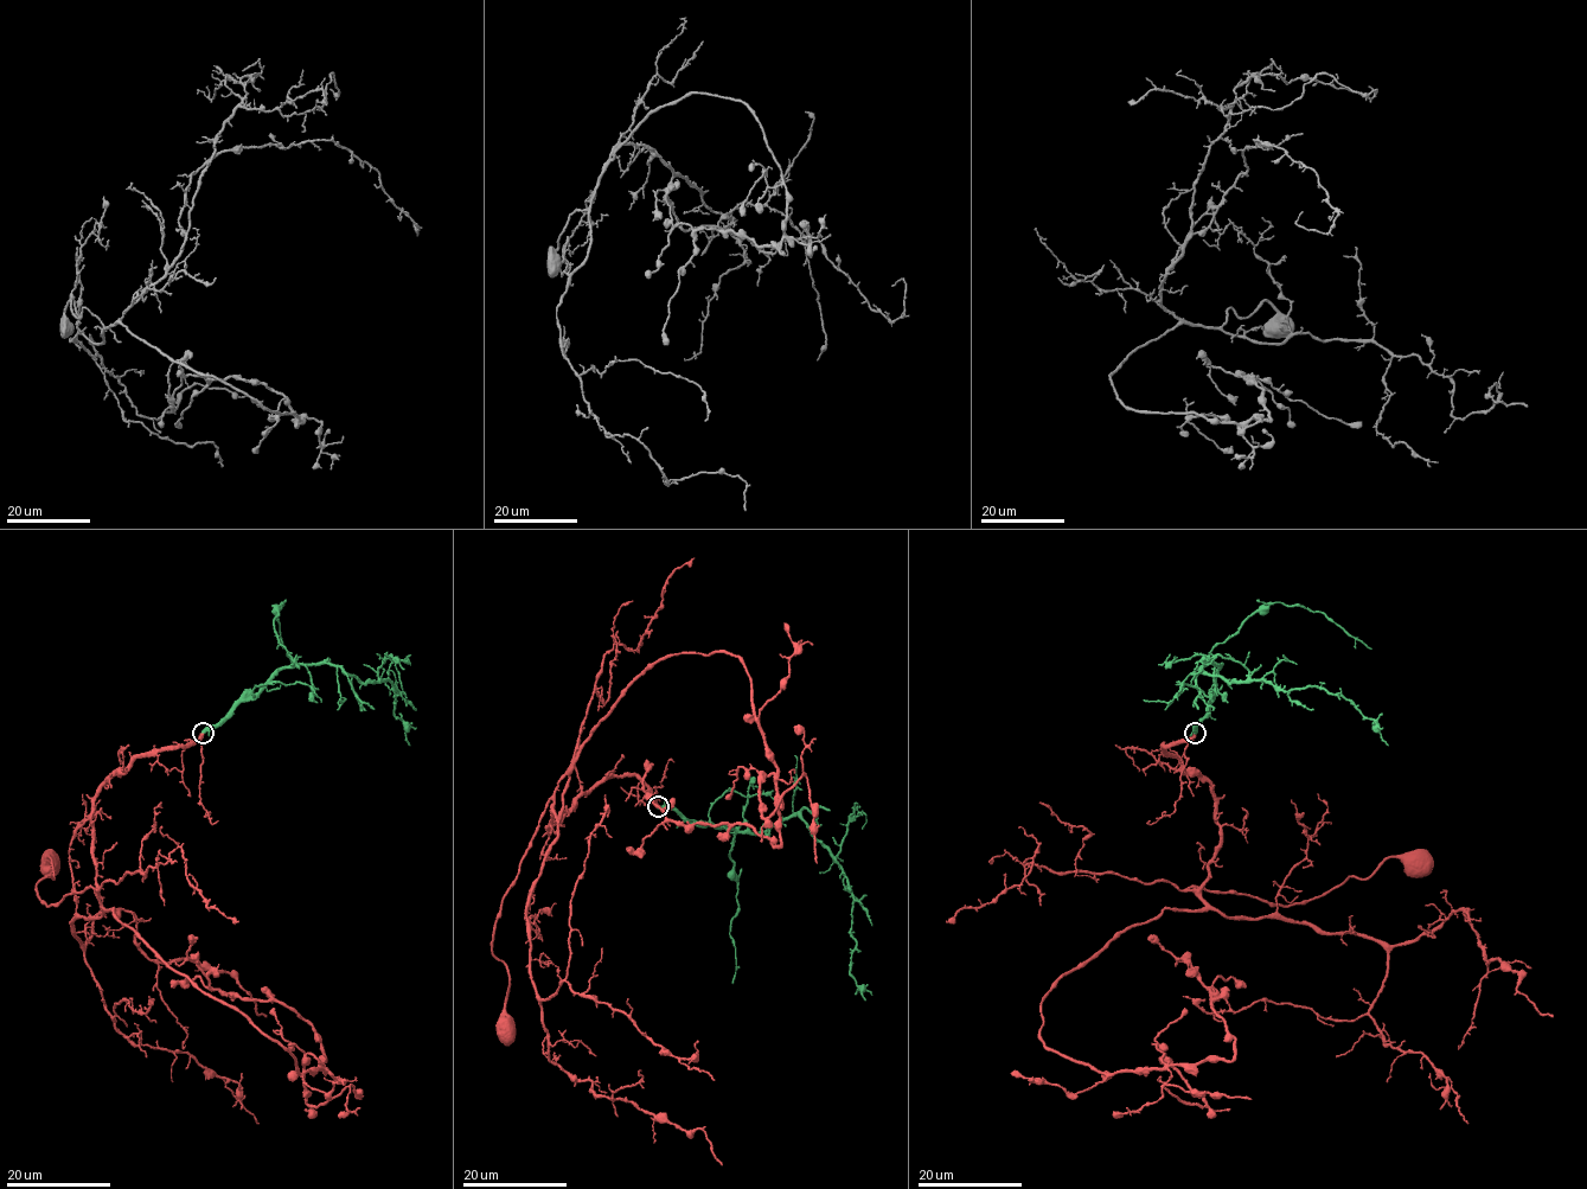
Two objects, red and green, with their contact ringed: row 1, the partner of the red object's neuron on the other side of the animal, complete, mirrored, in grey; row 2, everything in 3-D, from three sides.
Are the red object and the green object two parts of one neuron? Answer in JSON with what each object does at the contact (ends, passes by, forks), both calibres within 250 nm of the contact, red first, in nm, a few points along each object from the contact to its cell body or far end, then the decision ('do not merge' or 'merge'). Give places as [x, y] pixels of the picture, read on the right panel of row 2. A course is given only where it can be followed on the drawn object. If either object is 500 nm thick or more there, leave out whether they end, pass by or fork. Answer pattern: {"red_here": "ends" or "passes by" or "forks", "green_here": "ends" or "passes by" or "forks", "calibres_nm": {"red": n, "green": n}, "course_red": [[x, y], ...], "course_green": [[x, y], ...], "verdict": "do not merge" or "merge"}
{"calibres_nm": {"red": 480, "green": 500}, "course_red": [[1194, 734], [1164, 749], [1207, 780], [1220, 848], [1186, 888], [1288, 905], [1389, 857], [1415, 865]], "course_green": [[1194, 733], [1220, 667], [1207, 664], [1228, 682], [1325, 689], [1371, 718], [1388, 746]], "verdict": "merge"}

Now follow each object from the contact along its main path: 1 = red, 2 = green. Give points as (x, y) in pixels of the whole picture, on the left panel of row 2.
1: (203, 734), (141, 753), (96, 798), (97, 889), (46, 905), (36, 884), (53, 880), (49, 857), (52, 865)
2: (203, 733), (286, 667), (330, 664), (362, 682), (396, 685), (395, 716), (410, 746)

